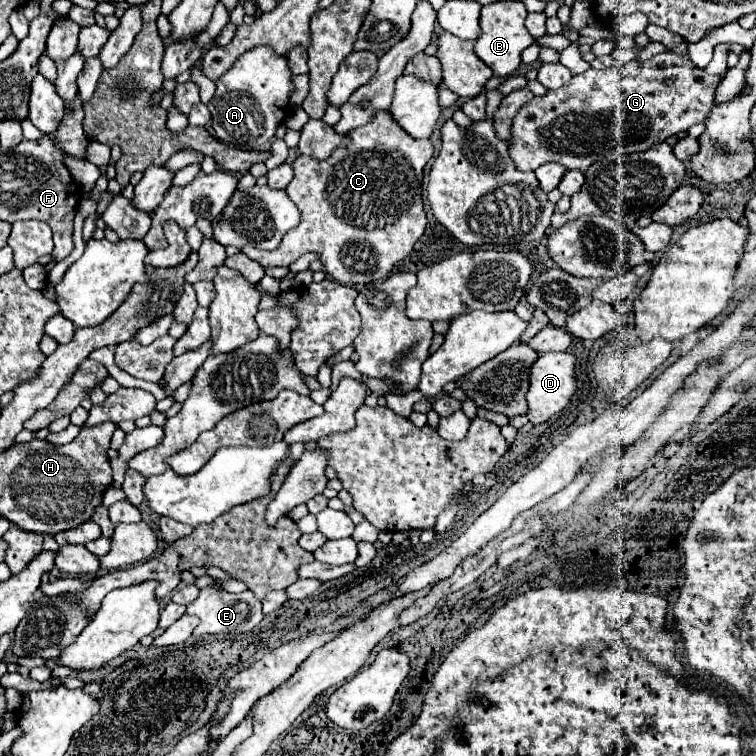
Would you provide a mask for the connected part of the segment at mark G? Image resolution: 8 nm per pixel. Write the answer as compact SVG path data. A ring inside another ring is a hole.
M674 51L658 53L648 61L634 59L604 71L590 67L586 73L574 75L560 89L534 97L530 105L526 103L516 113L510 127L510 159L520 171L534 171L550 161L560 163L568 171L586 171L594 161L602 161L612 153L624 155L650 149L650 145L680 135L694 123L704 121L714 107L714 85L718 85L718 75L708 75L704 69L696 67L688 55Z

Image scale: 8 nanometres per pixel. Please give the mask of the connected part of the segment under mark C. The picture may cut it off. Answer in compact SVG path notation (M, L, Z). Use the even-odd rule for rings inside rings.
M388 111L378 113L370 125L358 127L352 131L352 143L346 149L336 149L326 161L310 161L310 157L296 157L292 163L294 179L288 183L286 193L300 209L302 221L298 227L290 229L278 249L274 251L258 251L250 245L244 245L240 251L246 253L250 259L258 261L264 267L276 265L292 265L304 253L318 253L320 261L324 263L326 273L330 273L342 285L346 283L372 283L384 279L390 269L402 261L420 239L426 229L426 211L422 207L422 169L432 157L432 143L418 141L406 137L394 121L390 121Z

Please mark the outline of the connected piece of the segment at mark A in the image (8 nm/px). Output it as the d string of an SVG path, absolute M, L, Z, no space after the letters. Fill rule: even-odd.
M266 47L246 51L234 67L216 83L216 93L208 103L212 113L212 129L216 139L238 149L266 149L274 137L278 123L284 121L288 95L292 89L286 57L278 57Z

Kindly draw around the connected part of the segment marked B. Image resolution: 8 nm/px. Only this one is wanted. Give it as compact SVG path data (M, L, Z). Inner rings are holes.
M498 1L482 7L480 35L476 39L474 53L494 71L494 77L500 77L500 79L512 77L520 67L520 53L534 43L532 35L524 27L526 15L528 11L520 1Z

